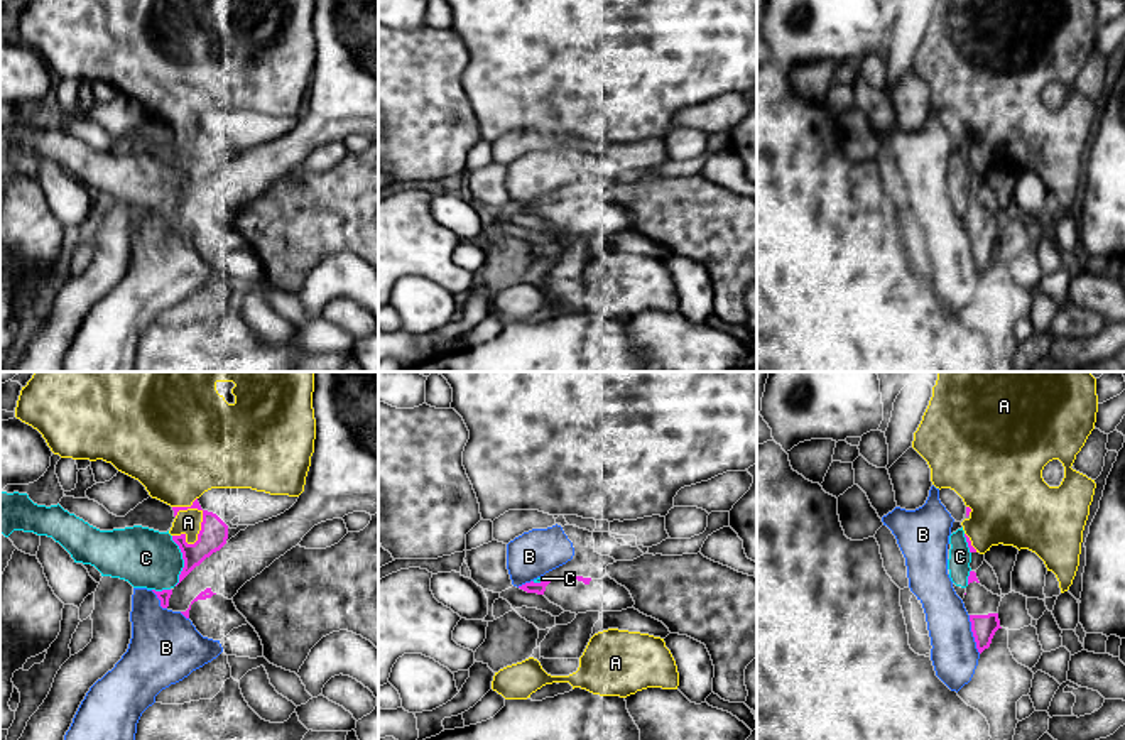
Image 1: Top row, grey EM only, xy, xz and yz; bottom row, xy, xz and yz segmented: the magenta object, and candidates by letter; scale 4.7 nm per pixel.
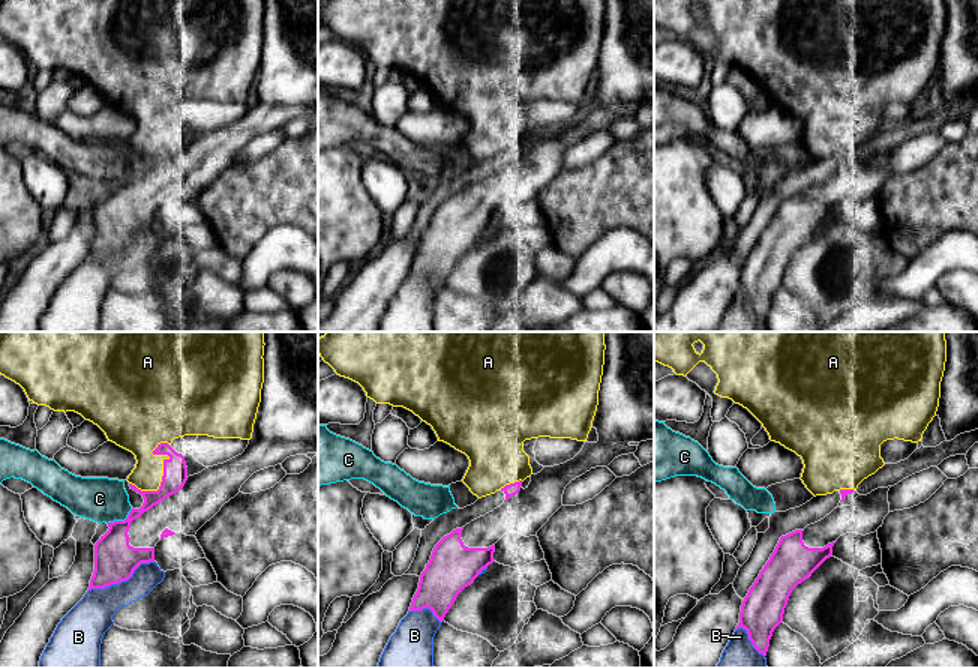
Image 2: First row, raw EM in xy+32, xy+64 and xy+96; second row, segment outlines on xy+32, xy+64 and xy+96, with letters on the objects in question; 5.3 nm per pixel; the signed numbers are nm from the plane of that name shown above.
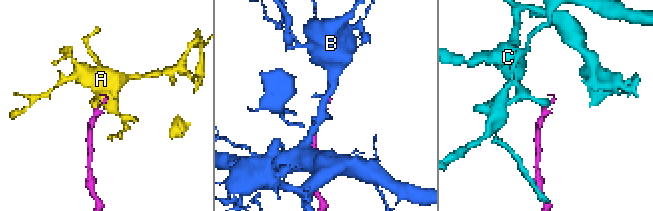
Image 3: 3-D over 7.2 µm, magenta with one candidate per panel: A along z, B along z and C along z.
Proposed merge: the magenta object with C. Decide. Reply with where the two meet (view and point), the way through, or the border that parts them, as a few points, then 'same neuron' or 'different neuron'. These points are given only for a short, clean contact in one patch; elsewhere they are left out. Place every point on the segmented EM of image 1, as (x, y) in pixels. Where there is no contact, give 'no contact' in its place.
contact xy (184, 561); border xy (171, 536), (183, 560), (183, 570), (176, 585); different neuron

